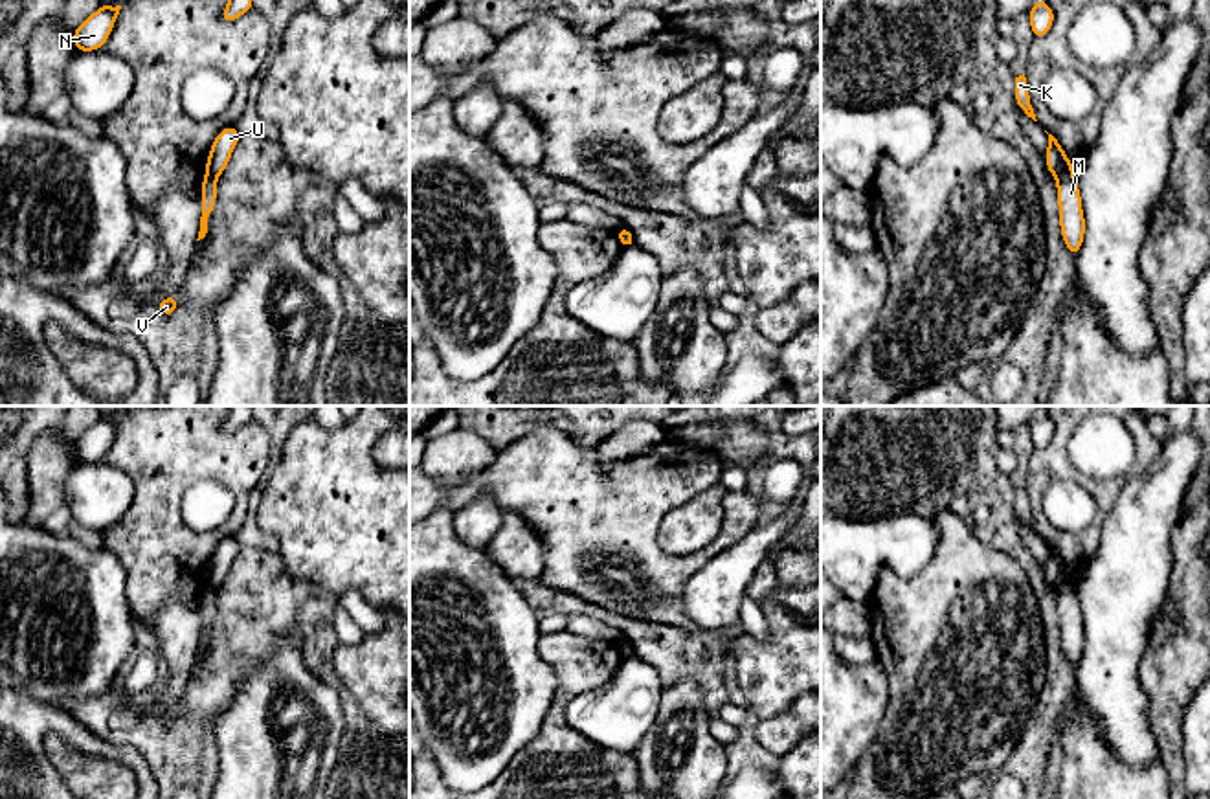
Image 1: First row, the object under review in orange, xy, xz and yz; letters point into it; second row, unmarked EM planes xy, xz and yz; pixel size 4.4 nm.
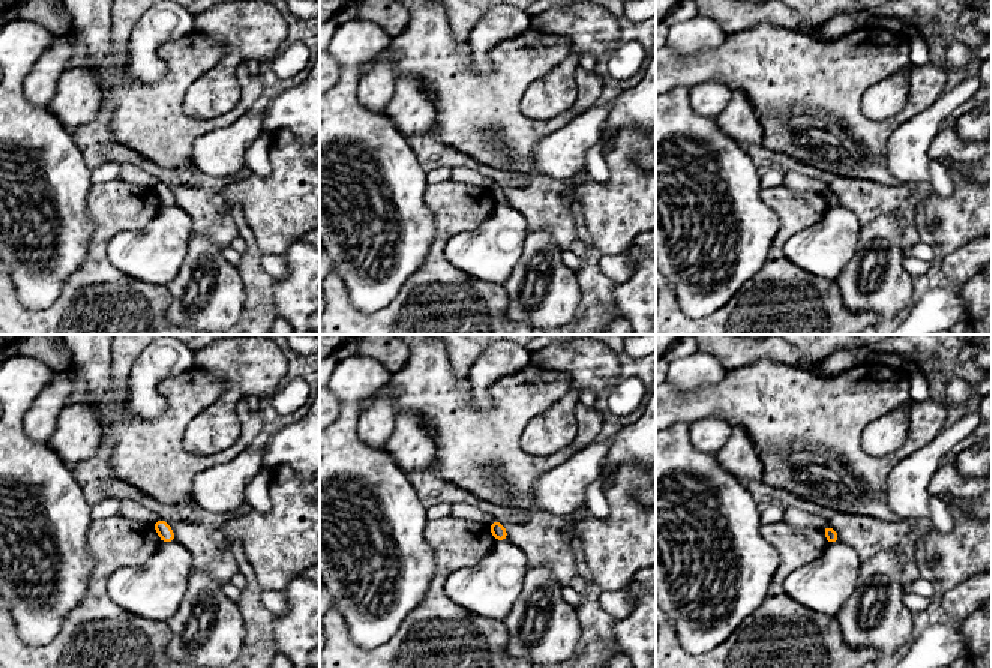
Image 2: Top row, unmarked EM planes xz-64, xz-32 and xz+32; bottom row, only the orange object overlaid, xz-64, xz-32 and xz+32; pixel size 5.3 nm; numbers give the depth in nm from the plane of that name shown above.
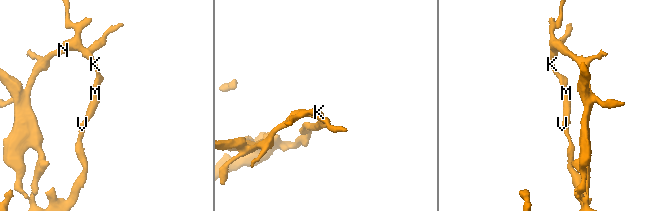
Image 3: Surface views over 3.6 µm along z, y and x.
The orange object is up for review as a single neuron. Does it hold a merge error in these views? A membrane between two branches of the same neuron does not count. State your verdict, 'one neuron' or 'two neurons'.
two neurons

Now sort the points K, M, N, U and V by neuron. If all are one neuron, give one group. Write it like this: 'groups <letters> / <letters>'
groups K N U / M V

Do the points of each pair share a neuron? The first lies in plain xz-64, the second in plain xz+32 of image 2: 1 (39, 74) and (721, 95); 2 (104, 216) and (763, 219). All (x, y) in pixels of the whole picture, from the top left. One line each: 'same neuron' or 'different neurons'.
1: same neuron
2: different neurons

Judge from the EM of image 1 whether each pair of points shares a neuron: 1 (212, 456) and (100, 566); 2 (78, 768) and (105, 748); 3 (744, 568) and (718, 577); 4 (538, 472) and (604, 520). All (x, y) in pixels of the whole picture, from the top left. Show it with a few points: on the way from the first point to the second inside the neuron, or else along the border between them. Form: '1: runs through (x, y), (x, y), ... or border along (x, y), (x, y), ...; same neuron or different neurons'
1: border along (101, 548), (120, 561), (125, 572), (127, 594); different neurons
2: border along (57, 735), (83, 753), (123, 763), (134, 776); different neurons
3: runs through (739, 568), (724, 577); same neuron
4: runs through (555, 489), (588, 517); same neuron

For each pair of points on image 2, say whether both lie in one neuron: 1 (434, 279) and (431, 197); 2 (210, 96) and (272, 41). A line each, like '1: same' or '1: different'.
1: same
2: same

